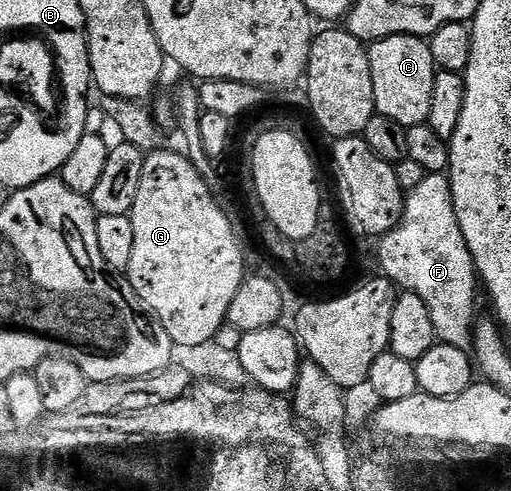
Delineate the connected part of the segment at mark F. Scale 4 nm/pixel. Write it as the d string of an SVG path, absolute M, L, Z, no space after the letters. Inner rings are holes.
M427 173L424 177L424 181L420 181L420 185L416 185L416 189L412 189L405 196L402 204L402 215L399 217L397 223L394 224L393 229L391 229L387 235L381 236L381 238L377 240L377 243L378 263L382 266L381 274L389 279L390 282L394 284L395 288L416 293L416 297L420 297L420 301L424 301L424 305L428 305L428 313L432 316L432 325L434 326L434 334L437 342L454 345L456 349L466 351L474 342L474 325L476 322L476 314L474 315L474 283L476 287L476 272L474 270L474 258L470 256L470 250L464 241L464 233L460 229L460 221L454 212L449 178L447 178L445 174L432 175Z

